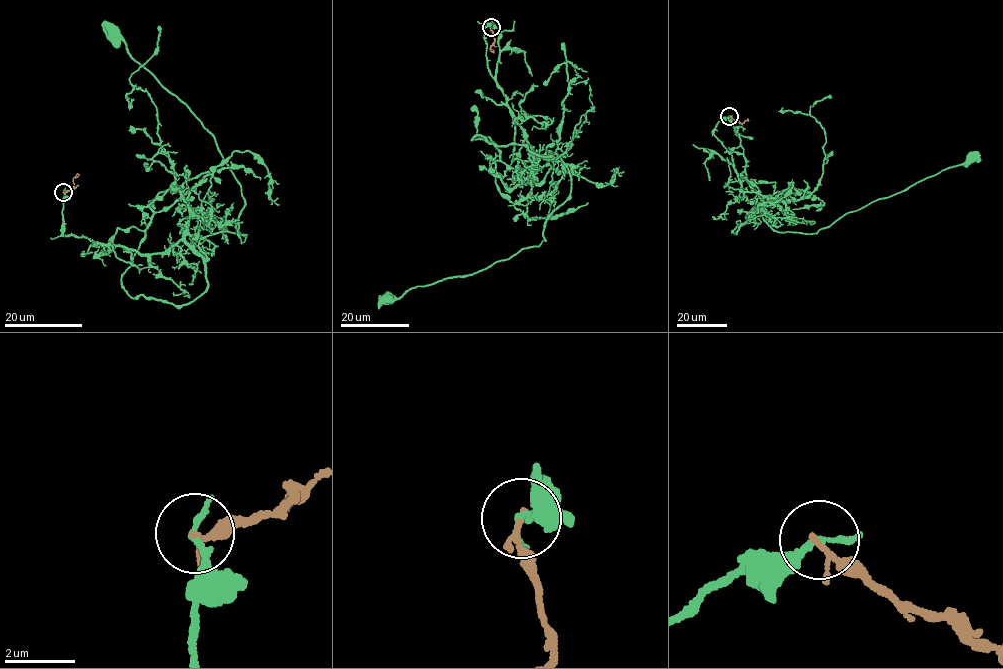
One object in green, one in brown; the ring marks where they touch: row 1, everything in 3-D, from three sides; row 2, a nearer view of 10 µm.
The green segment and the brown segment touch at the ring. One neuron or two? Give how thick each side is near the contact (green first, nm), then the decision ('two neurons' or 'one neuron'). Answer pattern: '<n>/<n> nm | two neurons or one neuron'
170/140 nm | two neurons

